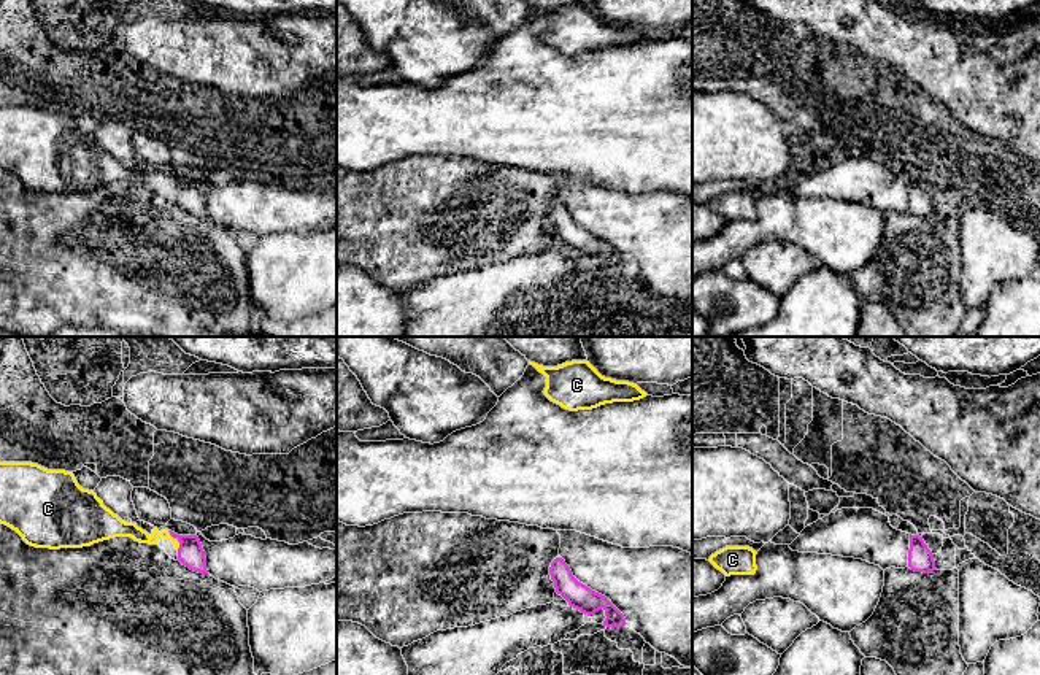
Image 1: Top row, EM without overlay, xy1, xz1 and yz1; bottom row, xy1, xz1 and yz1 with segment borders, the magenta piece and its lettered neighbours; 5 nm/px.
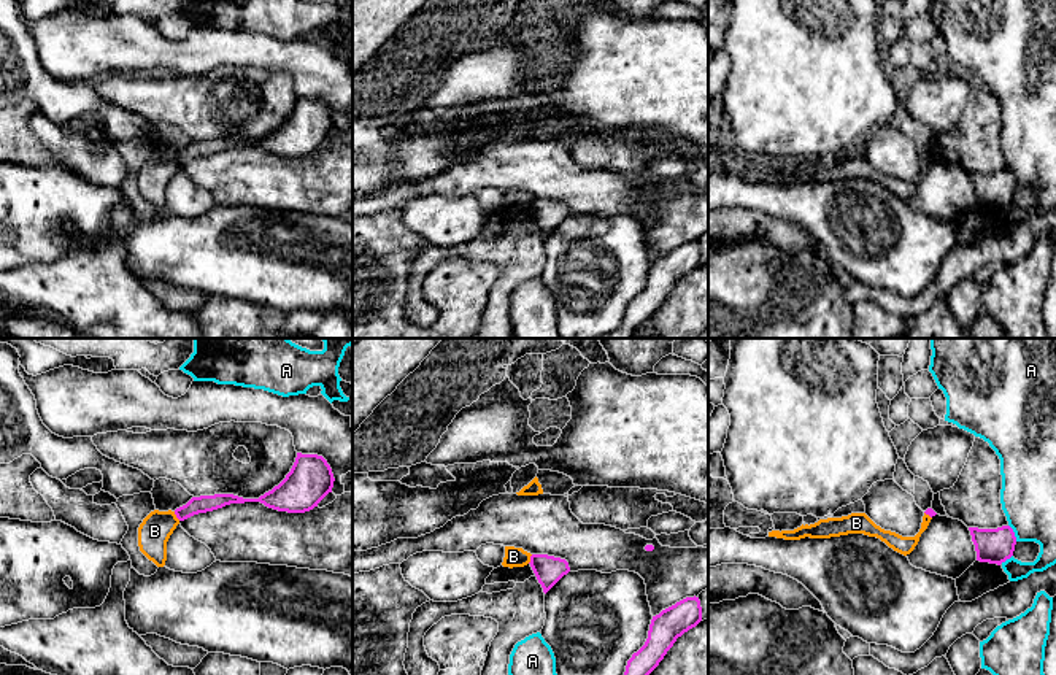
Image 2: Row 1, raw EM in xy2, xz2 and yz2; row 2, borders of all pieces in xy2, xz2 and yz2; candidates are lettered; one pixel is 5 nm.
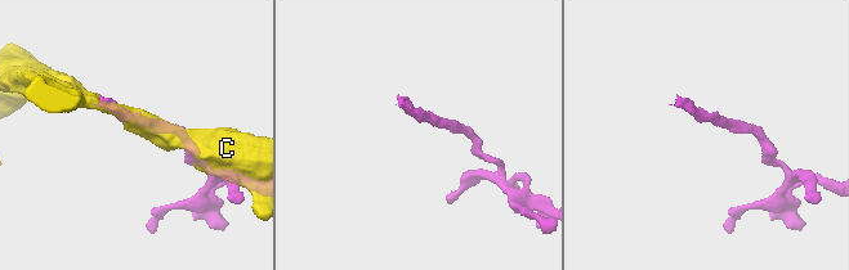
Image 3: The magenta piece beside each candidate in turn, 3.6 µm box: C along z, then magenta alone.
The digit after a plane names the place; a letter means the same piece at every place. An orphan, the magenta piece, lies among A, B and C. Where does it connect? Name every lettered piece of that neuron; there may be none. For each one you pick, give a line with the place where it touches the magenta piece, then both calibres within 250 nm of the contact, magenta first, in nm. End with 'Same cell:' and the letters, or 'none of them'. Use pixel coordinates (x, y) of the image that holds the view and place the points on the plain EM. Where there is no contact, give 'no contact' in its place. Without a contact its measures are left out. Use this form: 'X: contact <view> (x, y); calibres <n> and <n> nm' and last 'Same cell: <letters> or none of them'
C: contact xy1 (178, 185); calibres 130 and 80 nm
Same cell: C

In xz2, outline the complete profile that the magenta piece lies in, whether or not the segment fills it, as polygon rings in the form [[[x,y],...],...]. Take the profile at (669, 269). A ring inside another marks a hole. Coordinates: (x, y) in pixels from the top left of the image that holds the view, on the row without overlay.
[[[686,241],[653,260],[645,289],[627,305],[621,326],[600,338],[632,338],[664,303],[678,281],[702,265],[699,241]]]

